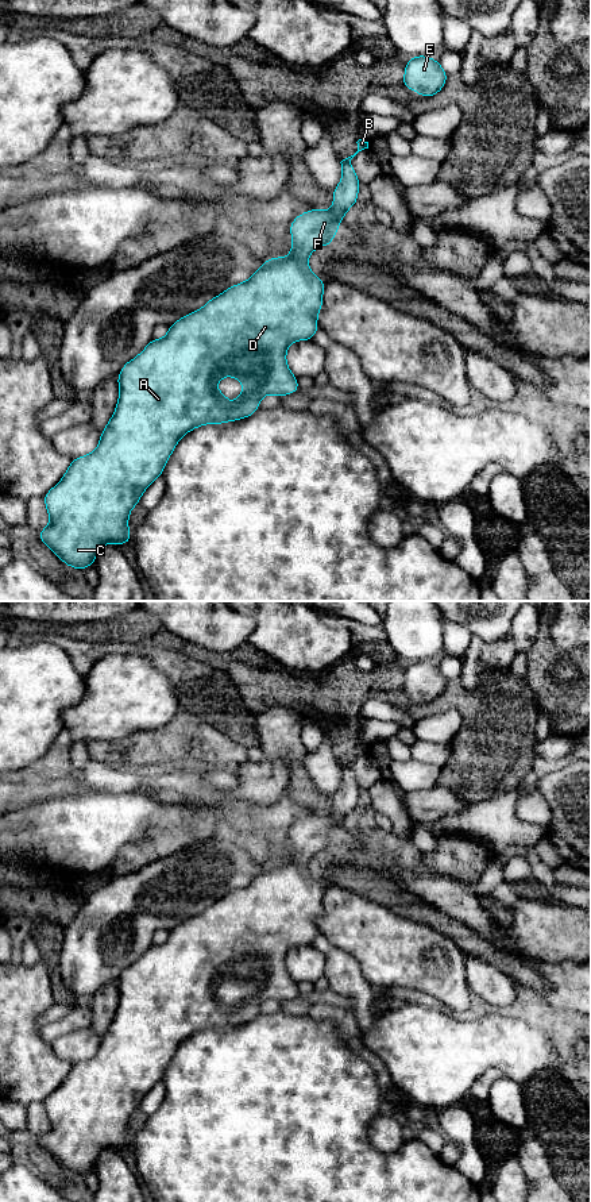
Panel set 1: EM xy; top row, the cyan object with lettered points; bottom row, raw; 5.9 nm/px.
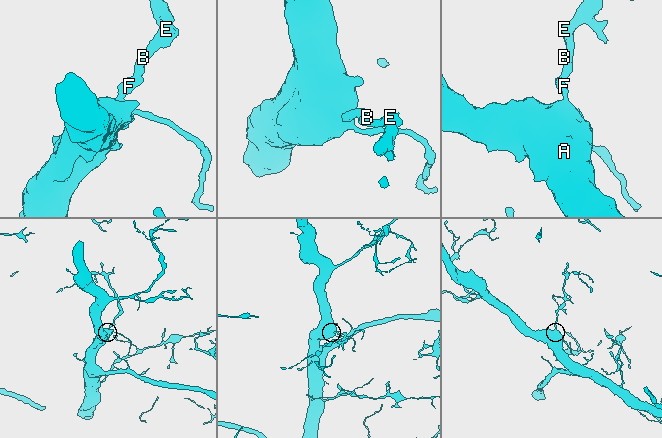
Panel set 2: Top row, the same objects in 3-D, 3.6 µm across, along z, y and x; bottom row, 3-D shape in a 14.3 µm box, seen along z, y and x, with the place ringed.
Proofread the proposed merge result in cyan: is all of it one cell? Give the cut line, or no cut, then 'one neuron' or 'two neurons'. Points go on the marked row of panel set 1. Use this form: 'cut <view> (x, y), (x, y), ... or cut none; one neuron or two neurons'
cut none; one neuron

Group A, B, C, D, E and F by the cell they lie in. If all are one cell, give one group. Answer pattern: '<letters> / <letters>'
A B C D E F

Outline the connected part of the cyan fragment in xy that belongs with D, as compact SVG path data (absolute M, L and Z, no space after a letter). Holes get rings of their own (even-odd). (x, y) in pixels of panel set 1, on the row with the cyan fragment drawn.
M359 139L356 143L358 143L358 151L356 151L354 155L351 155L351 157L348 157L348 158L345 158L345 159L343 159L343 161L340 162L340 163L341 163L343 177L341 177L340 184L339 184L339 185L333 189L333 192L332 192L332 193L333 193L333 208L332 208L331 211L324 211L324 209L320 211L320 209L312 209L312 208L310 208L308 212L298 215L298 216L290 223L290 228L289 228L289 231L291 232L291 254L290 254L289 257L286 257L286 258L285 258L285 257L279 257L279 258L267 258L266 262L263 263L263 266L262 266L259 270L256 270L256 271L252 274L252 277L251 277L250 280L247 280L246 282L242 282L242 284L236 284L236 285L233 285L233 286L225 289L221 294L219 294L219 296L213 297L212 300L209 300L209 301L201 308L201 309L185 315L184 317L181 317L179 320L177 320L174 324L171 324L171 325L169 327L169 332L167 332L167 335L166 335L163 339L151 339L151 342L146 346L146 348L144 348L138 357L135 357L135 358L131 359L130 362L124 363L123 369L120 370L120 373L119 373L119 375L117 375L117 378L116 378L117 382L119 382L119 401L117 401L116 409L115 409L115 412L113 412L113 415L112 415L109 423L108 423L108 424L105 425L105 428L101 431L101 438L100 438L100 442L98 442L97 448L96 448L92 454L88 454L88 455L84 455L84 456L80 456L80 458L74 458L74 459L72 459L72 463L70 463L70 466L67 467L67 470L66 470L63 478L62 478L62 479L61 479L61 481L53 488L53 489L50 489L50 490L45 494L45 497L43 497L43 501L45 501L45 504L46 504L46 509L47 509L47 513L49 513L49 516L50 516L50 524L49 524L46 528L43 528L43 529L38 533L38 538L39 538L39 540L40 540L42 543L45 543L47 547L50 547L50 548L53 550L53 552L54 552L58 558L61 558L62 562L63 562L66 566L72 566L72 567L74 567L74 569L82 571L82 570L84 570L85 567L88 567L88 566L94 566L96 555L97 555L98 550L100 550L104 544L107 544L107 543L115 543L115 544L117 544L117 546L121 547L124 543L128 543L130 540L132 540L132 535L131 535L131 532L127 529L127 527L130 525L130 523L128 523L130 512L131 512L131 509L132 509L136 504L139 504L143 492L144 492L144 490L146 490L146 489L147 489L147 488L148 488L148 486L150 486L150 485L158 478L158 477L162 477L162 473L163 473L163 467L165 467L165 465L167 463L167 461L169 461L171 452L174 451L174 448L175 448L178 440L179 440L185 434L188 434L189 431L192 431L192 429L194 429L194 428L197 428L197 427L200 427L200 425L204 425L204 424L223 424L223 423L227 423L227 421L235 421L235 420L246 419L246 417L254 415L254 413L259 409L260 398L262 398L263 396L266 396L266 394L277 394L277 396L279 396L279 397L283 397L283 396L286 396L286 394L291 394L291 393L300 392L297 377L289 370L287 363L286 363L286 350L287 350L287 347L289 347L293 342L297 342L297 340L312 340L313 336L314 336L314 334L316 334L316 331L320 328L318 324L317 324L317 313L318 313L318 312L321 311L321 308L322 308L322 292L324 292L325 281L322 281L321 278L316 277L316 276L312 273L312 270L309 269L309 265L308 265L308 257L309 257L309 255L310 255L310 254L312 254L318 246L325 247L325 246L332 246L332 244L333 244L333 242L332 242L328 236L331 235L331 236L333 236L335 239L337 238L337 227L339 227L340 223L343 223L344 213L345 213L351 207L356 205L356 200L358 200L358 193L359 193L359 185L360 185L360 181L359 181L359 178L358 178L358 176L356 176L356 173L355 173L352 165L351 165L351 159L352 159L359 151L362 151L362 150L364 150L364 149L368 149L368 142L364 142L364 140ZM227 375L232 375L232 377L235 377L235 378L236 378L239 382L242 382L242 384L244 385L244 388L246 388L246 389L239 394L239 397L237 397L237 400L236 400L235 402L229 402L229 401L227 400L227 396L216 389L216 384L217 384L221 378L224 378L224 377L227 377Z

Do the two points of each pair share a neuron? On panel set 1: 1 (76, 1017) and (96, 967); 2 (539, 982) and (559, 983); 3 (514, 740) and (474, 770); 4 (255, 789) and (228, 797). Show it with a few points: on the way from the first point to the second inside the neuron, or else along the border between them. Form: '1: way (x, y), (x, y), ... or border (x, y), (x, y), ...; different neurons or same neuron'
1: border (87, 998), (80, 1001); different neurons
2: border (522, 959), (543, 977), (544, 986), (540, 991); different neurons
3: way (505, 740), (483, 761); same neuron
4: way (248, 792), (235, 796); same neuron

